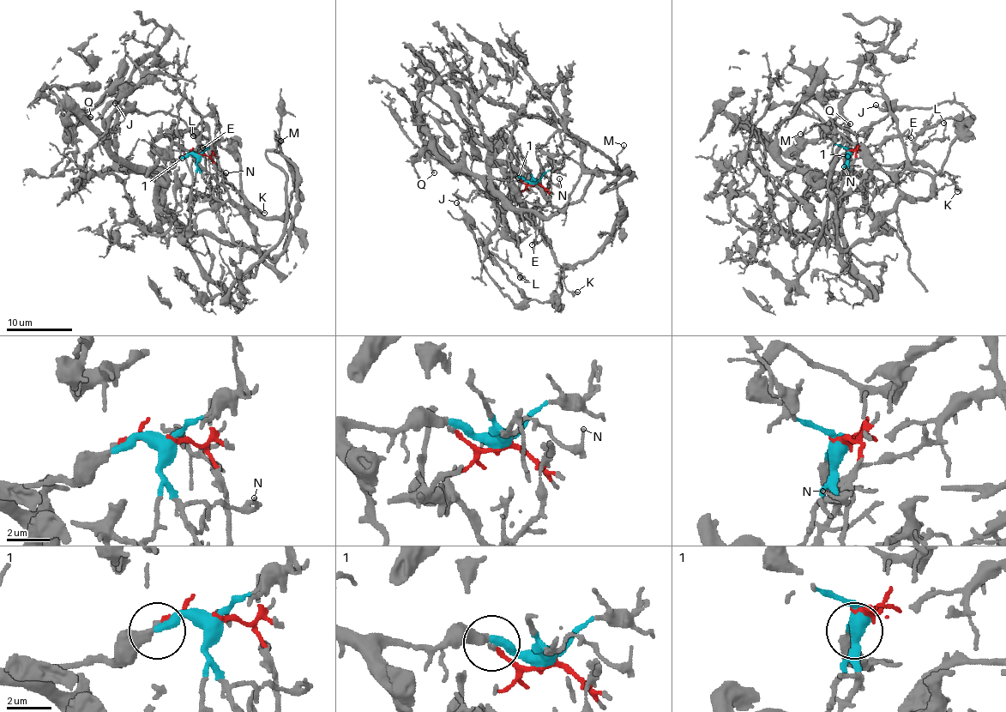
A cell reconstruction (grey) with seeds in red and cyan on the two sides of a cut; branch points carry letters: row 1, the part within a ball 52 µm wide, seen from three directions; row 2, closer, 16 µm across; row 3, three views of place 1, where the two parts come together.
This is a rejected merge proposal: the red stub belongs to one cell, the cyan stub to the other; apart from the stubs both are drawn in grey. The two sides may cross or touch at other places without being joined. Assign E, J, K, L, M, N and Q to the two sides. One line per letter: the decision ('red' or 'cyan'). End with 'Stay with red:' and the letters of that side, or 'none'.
E: red
J: red
K: red
L: cyan
M: red
N: cyan
Q: cyan
Stay with red: E, J, K, M

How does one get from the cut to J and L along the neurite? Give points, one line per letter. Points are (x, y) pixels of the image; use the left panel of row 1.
J: (199, 153), (213, 165), (202, 150), (211, 147), (241, 191), (230, 153), (172, 115), (114, 104)
L: (199, 155), (177, 159), (152, 174), (170, 171), (155, 162), (163, 151), (195, 151), (199, 143), (192, 135)

